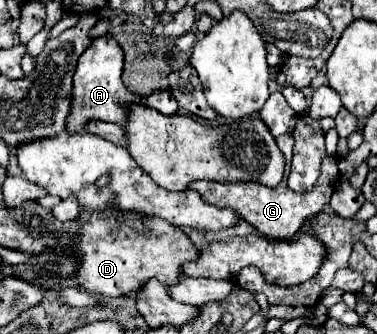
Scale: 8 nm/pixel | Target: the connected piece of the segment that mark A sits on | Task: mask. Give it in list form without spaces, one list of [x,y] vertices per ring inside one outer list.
[[[106,36],[92,40],[92,46],[88,46],[88,50],[80,56],[76,72],[74,72],[72,110],[70,110],[68,120],[66,120],[66,132],[70,132],[70,134],[86,132],[88,122],[92,122],[94,116],[102,116],[104,122],[128,124],[128,108],[134,104],[154,108],[166,116],[172,116],[178,112],[178,102],[174,100],[174,96],[168,90],[152,92],[146,98],[140,98],[136,94],[132,94],[130,90],[126,90],[126,86],[122,84],[122,78],[120,78],[122,76],[122,64],[124,64],[124,54],[122,54],[120,46],[116,44],[116,40],[106,38]]]

